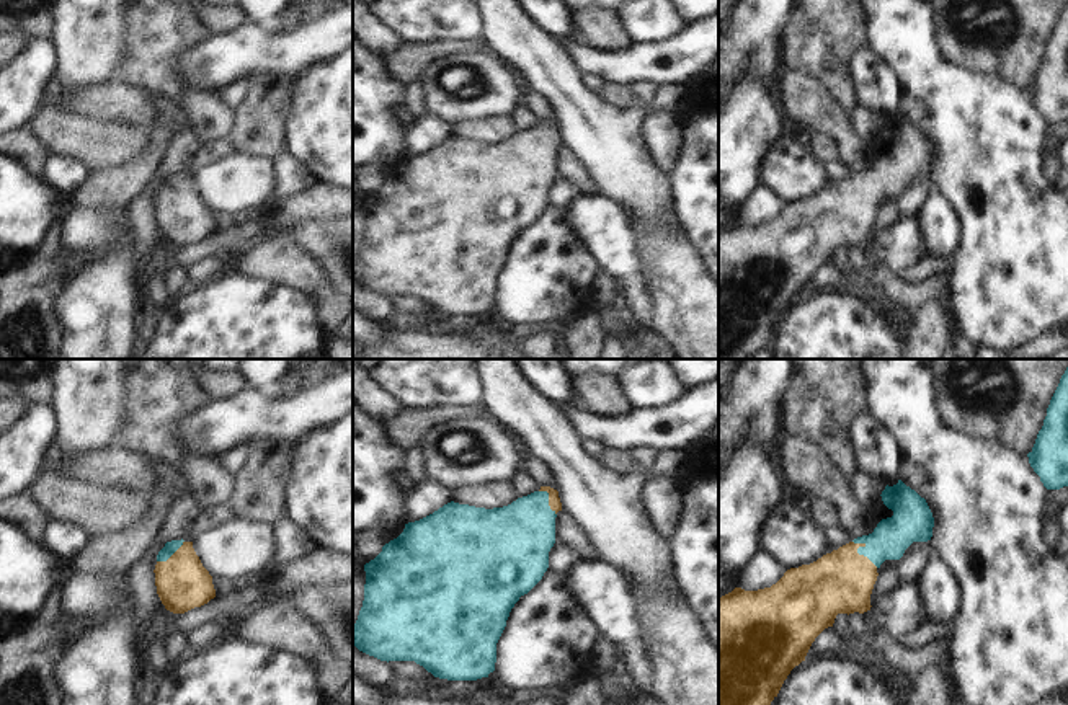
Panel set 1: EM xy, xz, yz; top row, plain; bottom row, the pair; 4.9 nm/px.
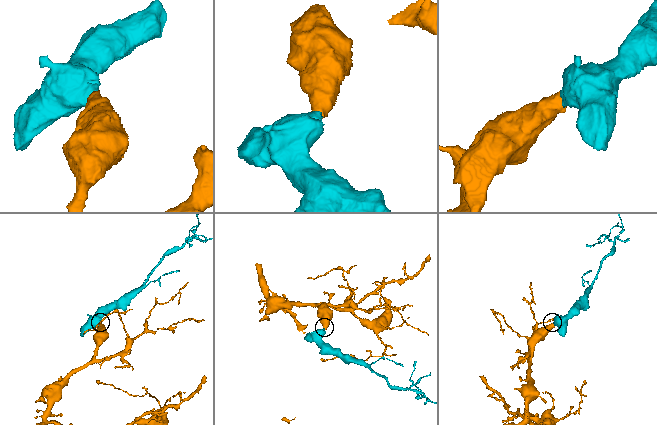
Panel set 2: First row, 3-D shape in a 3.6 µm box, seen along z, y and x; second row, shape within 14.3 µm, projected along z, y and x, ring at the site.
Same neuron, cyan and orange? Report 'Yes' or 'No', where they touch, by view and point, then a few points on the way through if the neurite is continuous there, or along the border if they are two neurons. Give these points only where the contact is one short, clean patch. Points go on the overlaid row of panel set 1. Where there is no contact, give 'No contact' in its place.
Yes. Touches cyan at yz (861, 554). Path across: yz (892, 536), (884, 544), (861, 554), (841, 581)

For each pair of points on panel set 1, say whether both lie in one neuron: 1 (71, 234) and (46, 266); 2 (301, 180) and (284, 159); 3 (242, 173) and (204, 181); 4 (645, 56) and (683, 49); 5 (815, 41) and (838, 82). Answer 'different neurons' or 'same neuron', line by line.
1: different neurons
2: same neuron
3: same neuron
4: same neuron
5: same neuron

